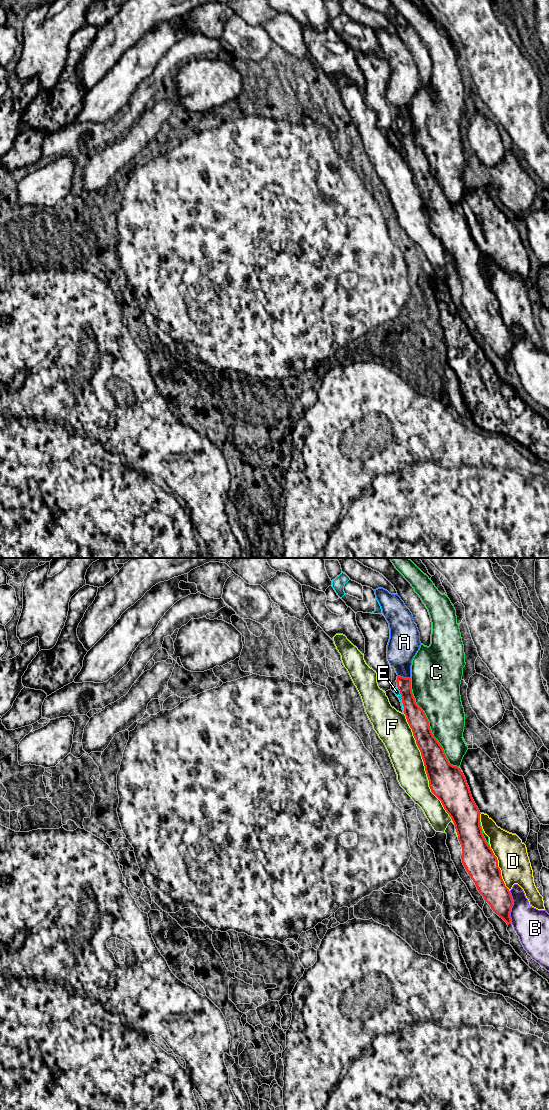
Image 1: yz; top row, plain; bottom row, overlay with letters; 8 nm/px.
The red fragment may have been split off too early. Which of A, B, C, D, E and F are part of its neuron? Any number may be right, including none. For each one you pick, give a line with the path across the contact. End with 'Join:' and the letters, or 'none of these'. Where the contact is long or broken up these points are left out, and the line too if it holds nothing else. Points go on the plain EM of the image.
Join: none of these

